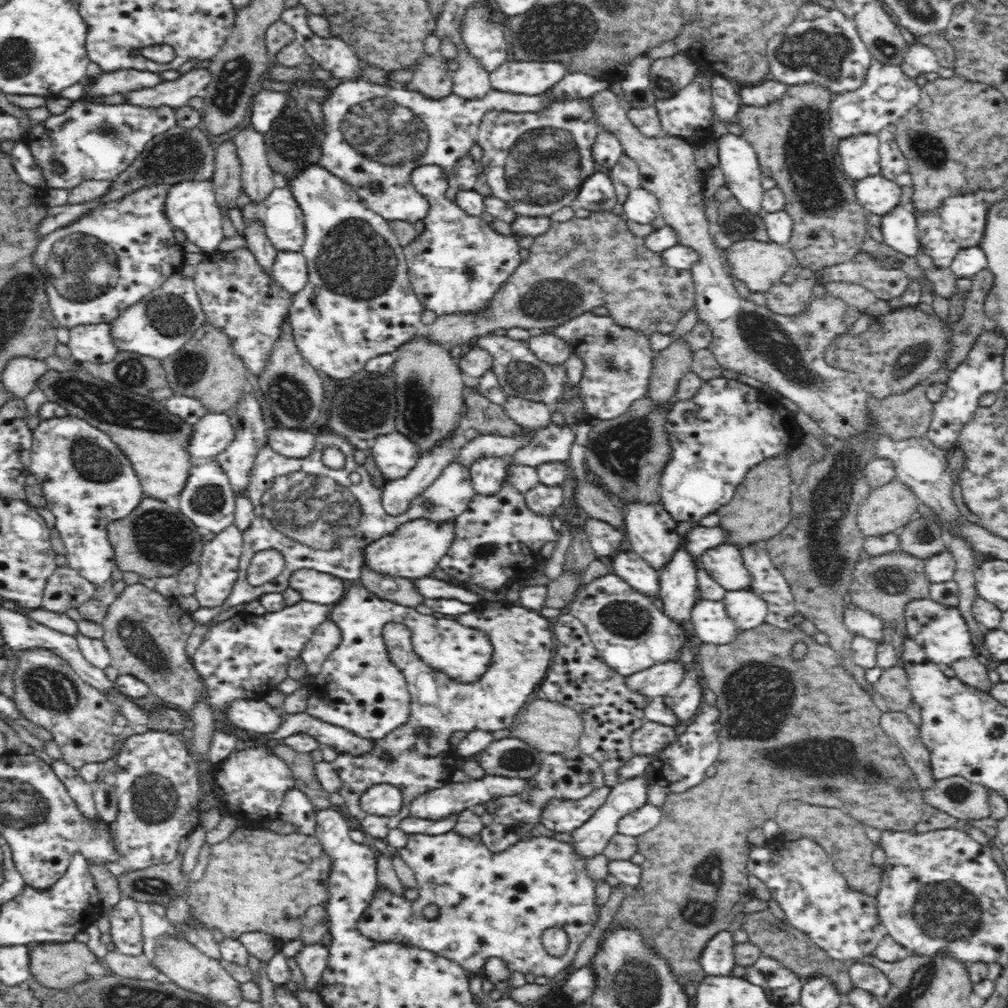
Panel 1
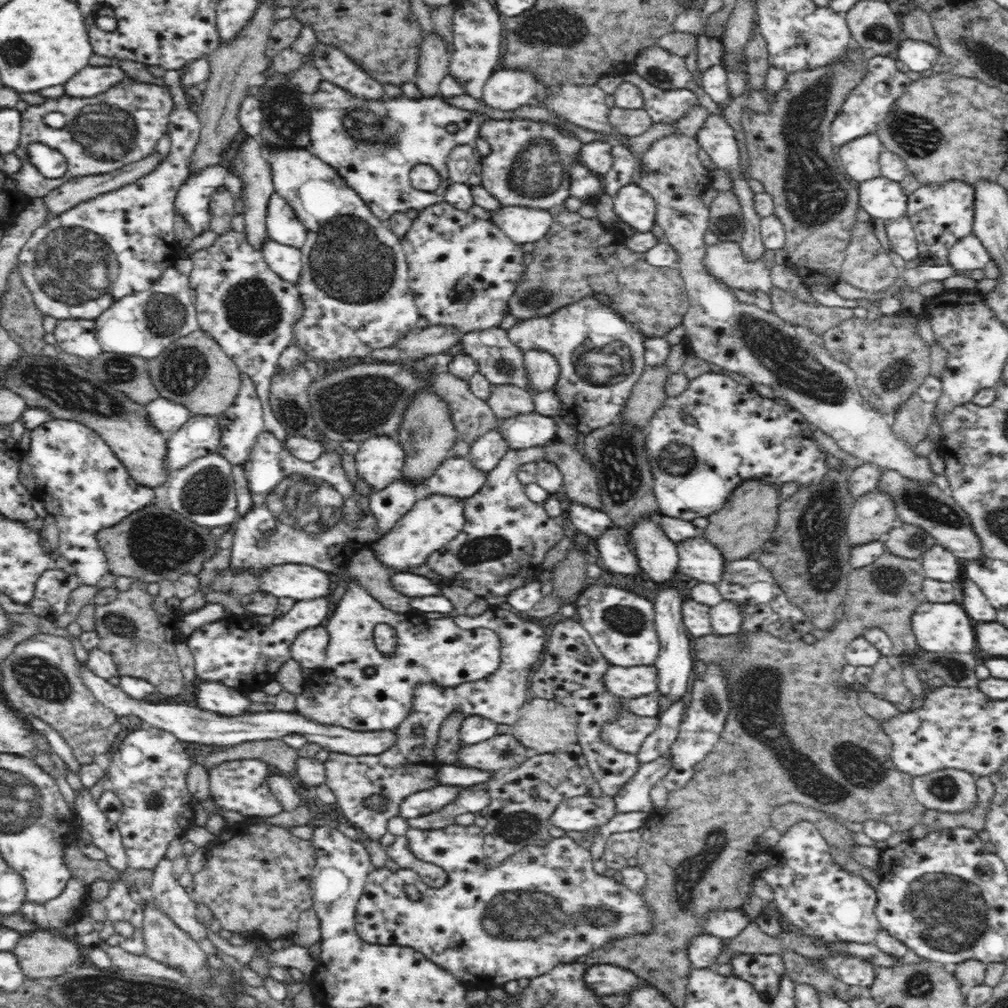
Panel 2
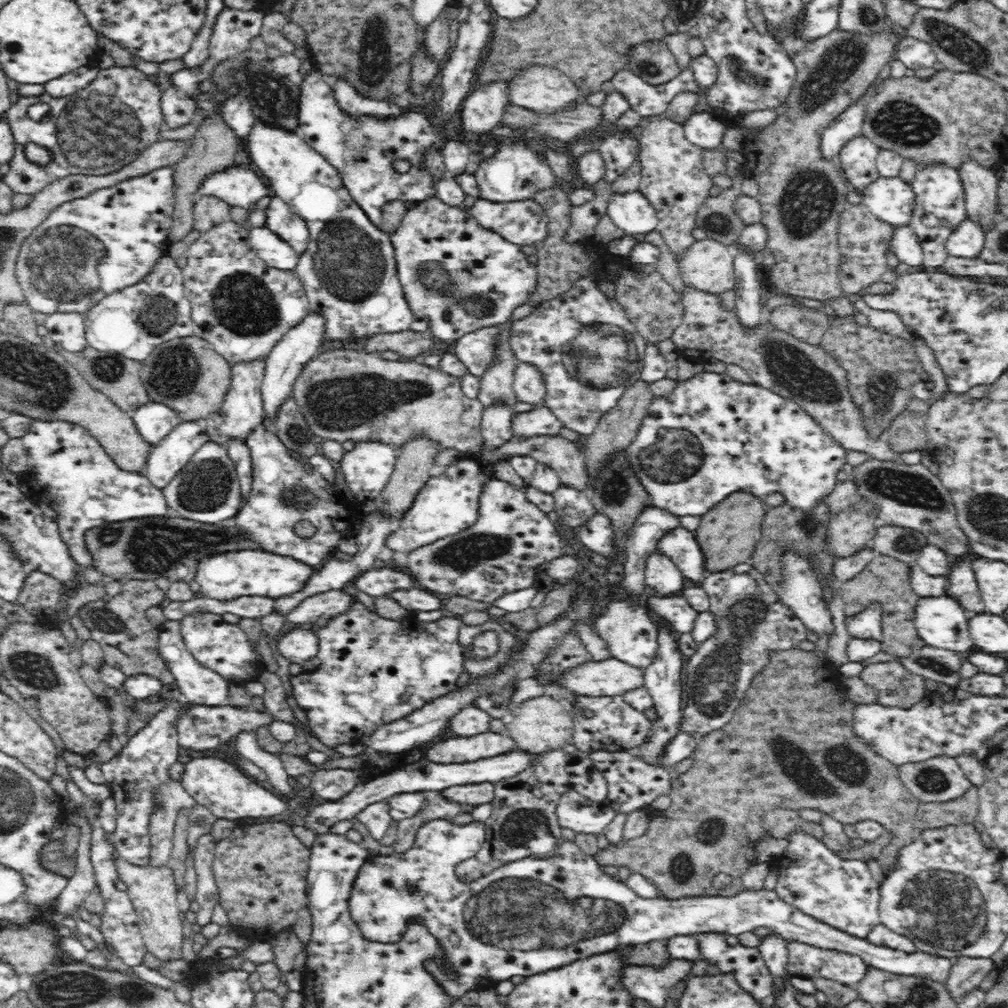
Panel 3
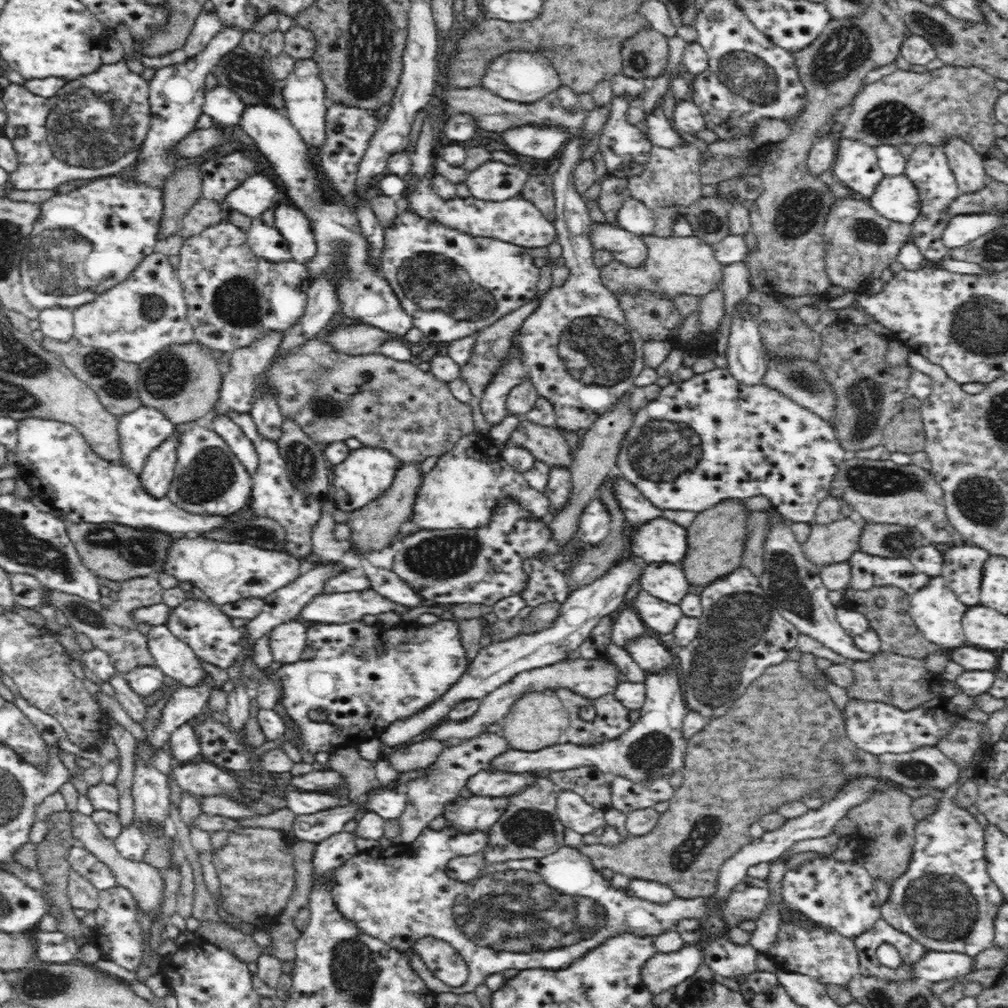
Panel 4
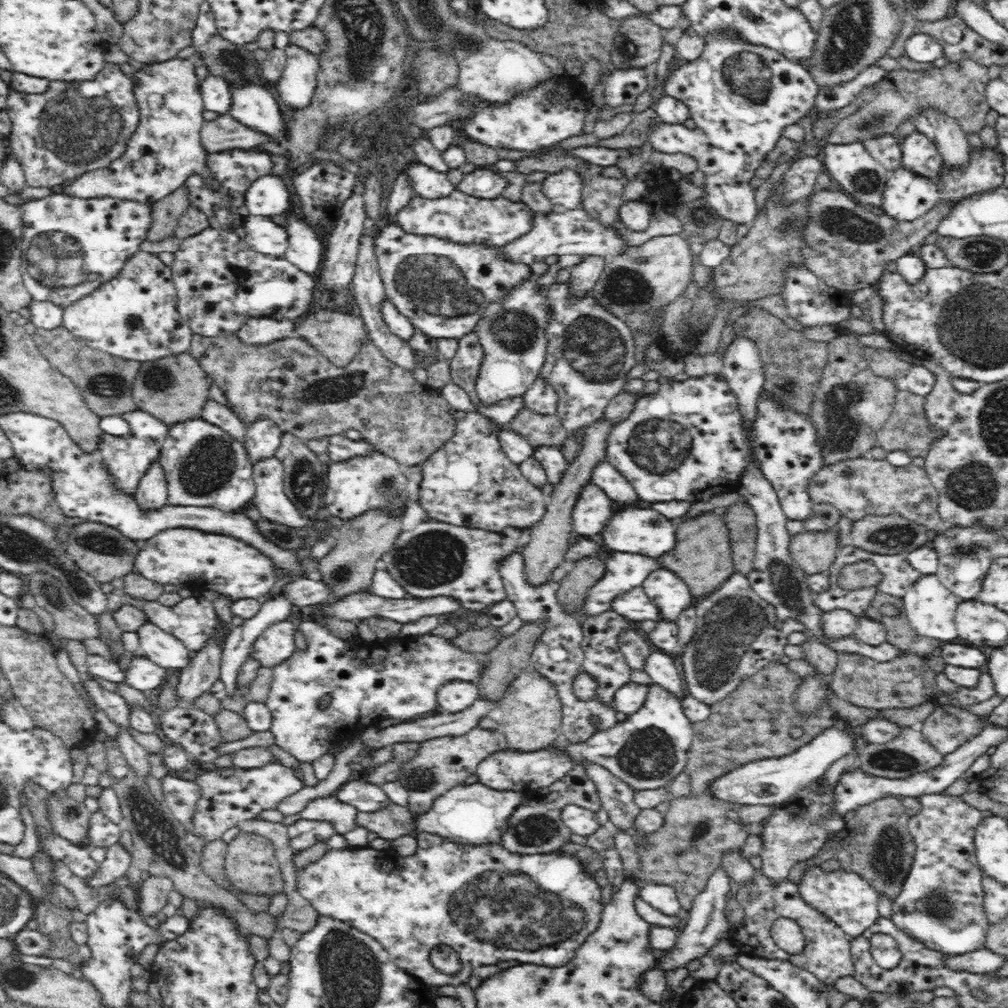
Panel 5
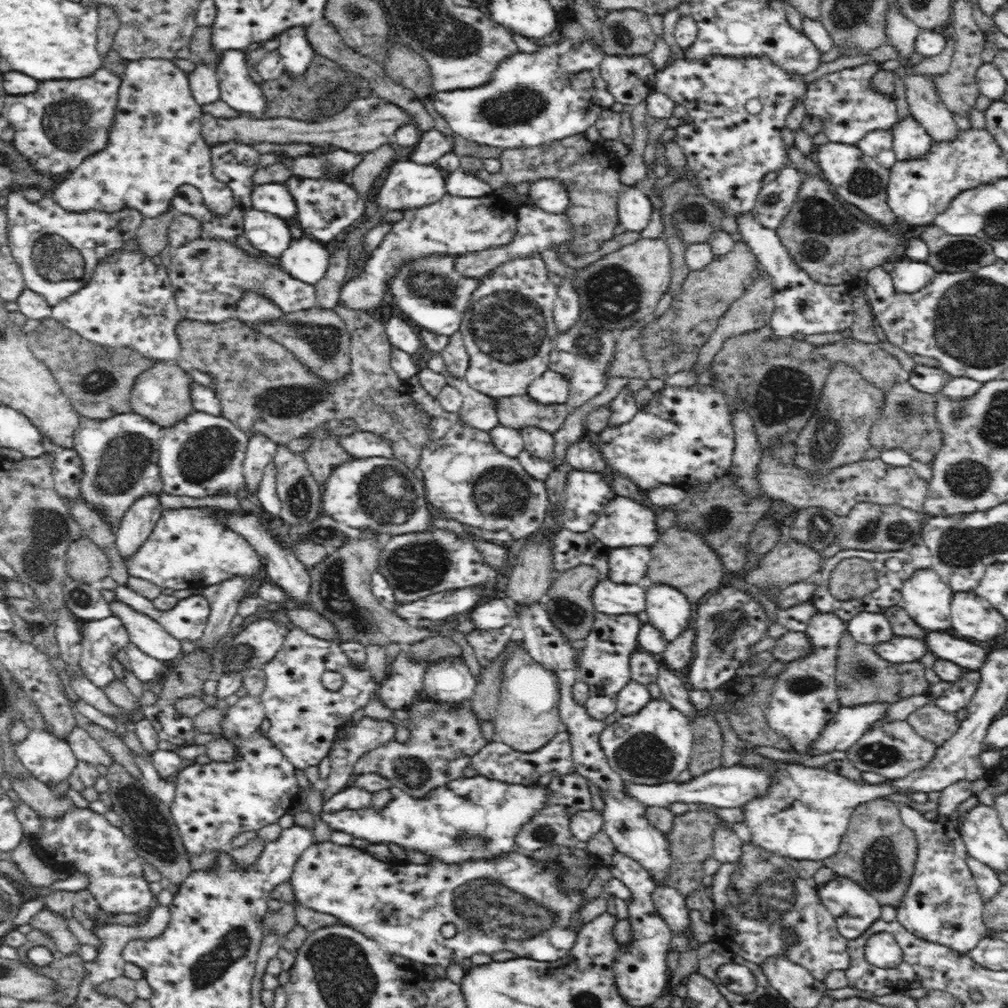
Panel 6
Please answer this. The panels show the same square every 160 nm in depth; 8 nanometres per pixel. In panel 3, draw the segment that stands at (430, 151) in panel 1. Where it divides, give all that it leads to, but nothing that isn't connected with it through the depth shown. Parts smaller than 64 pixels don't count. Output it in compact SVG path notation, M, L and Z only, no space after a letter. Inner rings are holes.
M313 71L304 77L297 77L298 89L298 126L299 136L320 155L338 168L342 174L342 184L358 207L362 208L368 219L376 228L382 228L382 206L388 200L412 200L423 202L434 196L432 175L424 170L422 158L432 144L440 146L442 130L432 126L426 114L408 112L393 119L378 119L372 116L348 117L336 103L331 81L319 71ZM403 158L413 165L406 174L400 174L392 169L392 162Z

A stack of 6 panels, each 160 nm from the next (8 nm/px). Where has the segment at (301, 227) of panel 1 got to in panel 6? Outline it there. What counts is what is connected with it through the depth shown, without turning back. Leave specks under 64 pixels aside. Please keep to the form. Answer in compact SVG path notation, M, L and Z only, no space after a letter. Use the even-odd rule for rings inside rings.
M308 238L293 239L291 245L281 254L281 266L293 278L316 285L328 270L330 253L321 241Z

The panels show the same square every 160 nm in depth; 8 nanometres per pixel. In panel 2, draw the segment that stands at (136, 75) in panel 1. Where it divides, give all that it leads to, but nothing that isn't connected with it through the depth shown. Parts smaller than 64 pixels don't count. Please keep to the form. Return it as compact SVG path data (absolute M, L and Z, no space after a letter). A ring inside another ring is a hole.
M116 65L90 66L80 72L80 76L74 76L64 84L66 95L76 98L90 98L106 92L110 86L124 80L127 76Z

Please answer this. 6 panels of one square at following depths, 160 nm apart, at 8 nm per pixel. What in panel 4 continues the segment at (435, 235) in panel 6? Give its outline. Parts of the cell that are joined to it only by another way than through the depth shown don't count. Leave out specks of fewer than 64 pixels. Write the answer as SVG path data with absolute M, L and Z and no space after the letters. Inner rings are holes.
M432 170L416 184L415 189L407 196L408 211L416 212L422 219L436 220L438 223L464 231L475 237L492 237L510 244L526 248L540 248L556 241L555 226L549 221L532 201L521 196L500 201L488 202L474 197L458 197L444 200L432 189L430 178L436 172Z

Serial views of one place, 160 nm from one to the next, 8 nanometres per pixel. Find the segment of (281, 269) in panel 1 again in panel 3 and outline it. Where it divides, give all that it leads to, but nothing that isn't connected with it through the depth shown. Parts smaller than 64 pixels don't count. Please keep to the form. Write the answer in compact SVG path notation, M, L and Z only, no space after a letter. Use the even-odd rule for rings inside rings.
M249 226L248 246L270 267L295 270L299 256L268 227Z

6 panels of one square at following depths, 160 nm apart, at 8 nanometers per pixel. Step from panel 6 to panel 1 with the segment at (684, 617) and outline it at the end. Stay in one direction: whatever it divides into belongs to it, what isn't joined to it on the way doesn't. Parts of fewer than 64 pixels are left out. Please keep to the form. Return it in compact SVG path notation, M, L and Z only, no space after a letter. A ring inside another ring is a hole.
M632 499L632 502L619 503L619 506L626 518L626 532L628 533L626 547L634 551L643 560L646 560L648 565L660 570L669 562L672 554L680 546L680 537L677 535L678 524L658 500Z

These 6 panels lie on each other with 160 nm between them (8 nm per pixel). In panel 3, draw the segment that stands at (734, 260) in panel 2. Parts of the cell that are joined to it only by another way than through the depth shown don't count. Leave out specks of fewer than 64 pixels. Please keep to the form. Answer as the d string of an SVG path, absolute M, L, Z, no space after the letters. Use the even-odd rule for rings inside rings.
M708 238L694 240L687 251L674 255L674 259L688 288L716 295L735 288L735 254L729 245Z

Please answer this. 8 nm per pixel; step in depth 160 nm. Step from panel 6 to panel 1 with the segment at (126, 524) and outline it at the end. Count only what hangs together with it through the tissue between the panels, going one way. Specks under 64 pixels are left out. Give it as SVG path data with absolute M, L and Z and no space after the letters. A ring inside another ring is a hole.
M227 413L206 414L194 423L194 436L190 442L190 455L199 460L215 457L226 450L236 438L236 427Z

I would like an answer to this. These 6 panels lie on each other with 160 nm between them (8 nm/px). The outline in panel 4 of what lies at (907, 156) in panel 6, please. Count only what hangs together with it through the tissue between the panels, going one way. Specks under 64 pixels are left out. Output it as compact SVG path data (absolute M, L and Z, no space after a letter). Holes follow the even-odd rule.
M915 145L914 151L905 164L905 175L913 182L914 189L919 191L921 200L920 212L911 224L913 230L912 241L920 249L926 262L935 264L942 256L950 256L950 249L941 241L944 228L946 228L948 220L951 220L947 207L962 192L957 185L946 155L938 146Z

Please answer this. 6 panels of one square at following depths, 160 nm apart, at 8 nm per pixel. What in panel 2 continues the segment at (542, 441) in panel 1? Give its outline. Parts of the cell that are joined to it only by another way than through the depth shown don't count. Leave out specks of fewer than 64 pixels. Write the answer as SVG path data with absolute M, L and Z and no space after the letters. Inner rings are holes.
M536 445L530 448L508 449L508 452L500 458L499 463L491 472L474 496L465 499L464 517L465 526L462 533L456 536L448 545L445 545L440 552L432 554L426 562L428 568L432 568L436 574L440 574L446 580L452 580L452 585L470 589L479 597L488 597L488 590L492 584L498 584L504 578L516 576L522 568L536 568L542 566L548 551L554 548L564 537L564 530L548 516L542 504L534 503L527 498L526 492L522 490L522 483L517 478L520 466L526 463L538 463L544 459L544 447Z

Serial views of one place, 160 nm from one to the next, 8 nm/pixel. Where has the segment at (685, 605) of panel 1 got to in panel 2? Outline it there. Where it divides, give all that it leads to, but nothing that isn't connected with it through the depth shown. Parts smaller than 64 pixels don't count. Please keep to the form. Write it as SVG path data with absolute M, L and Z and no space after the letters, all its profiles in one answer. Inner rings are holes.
M673 584L660 586L656 591L653 607L655 610L655 629L660 640L659 656L653 664L656 667L657 695L667 696L672 703L678 702L688 688L688 676L692 672L692 656L690 656L690 638L683 622L680 604L687 598L686 592L679 591Z

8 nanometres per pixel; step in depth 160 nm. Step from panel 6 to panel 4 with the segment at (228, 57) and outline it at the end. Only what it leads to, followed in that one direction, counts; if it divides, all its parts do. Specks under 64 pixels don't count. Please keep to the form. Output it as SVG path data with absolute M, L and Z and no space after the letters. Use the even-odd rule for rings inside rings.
M246 104L238 124L244 133L254 138L256 146L262 150L264 158L272 164L274 172L286 184L286 190L294 204L306 214L317 244L317 253L305 264L312 278L327 274L336 284L336 295L344 312L362 318L366 324L380 328L393 335L405 337L413 327L413 318L400 304L391 285L375 264L368 264L368 240L362 236L358 226L358 216L354 209L342 202L326 200L322 192L322 180L314 170L310 146L289 121L285 111L271 104Z

